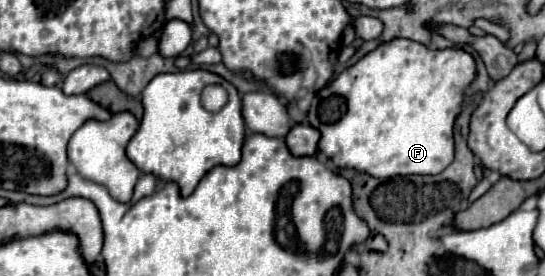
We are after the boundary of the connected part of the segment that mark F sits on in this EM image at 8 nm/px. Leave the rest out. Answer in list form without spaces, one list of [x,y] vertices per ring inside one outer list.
[[[393,39],[341,71],[321,89],[309,109],[309,123],[321,131],[319,151],[339,169],[355,169],[377,179],[395,175],[435,175],[453,161],[453,121],[461,113],[463,95],[475,77],[475,61],[463,49],[431,51],[409,39]]]

